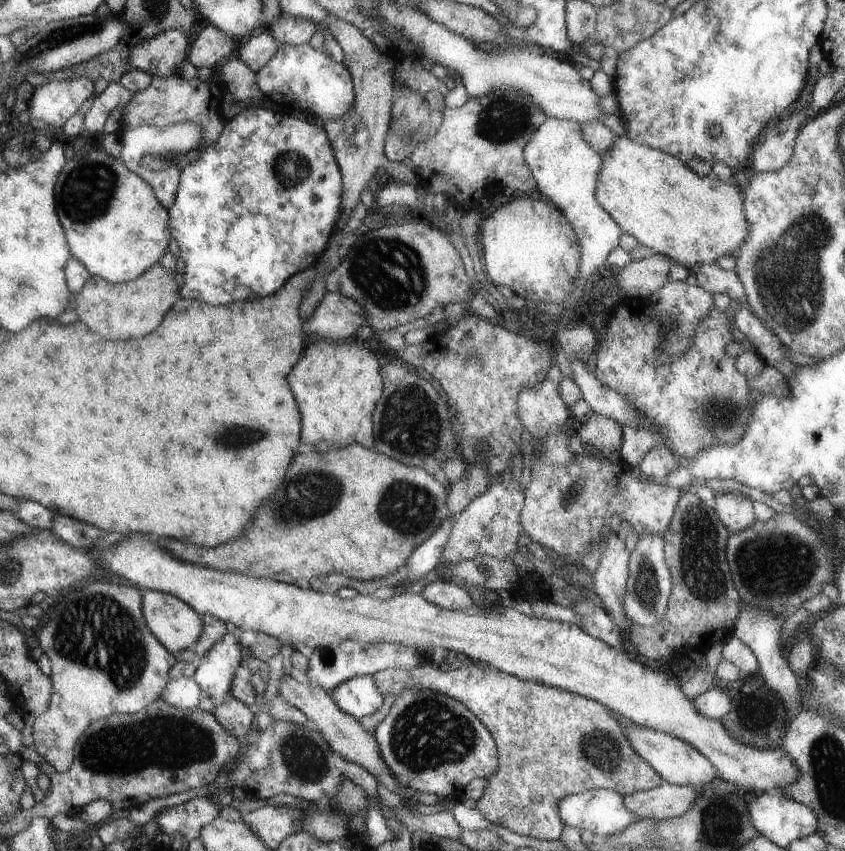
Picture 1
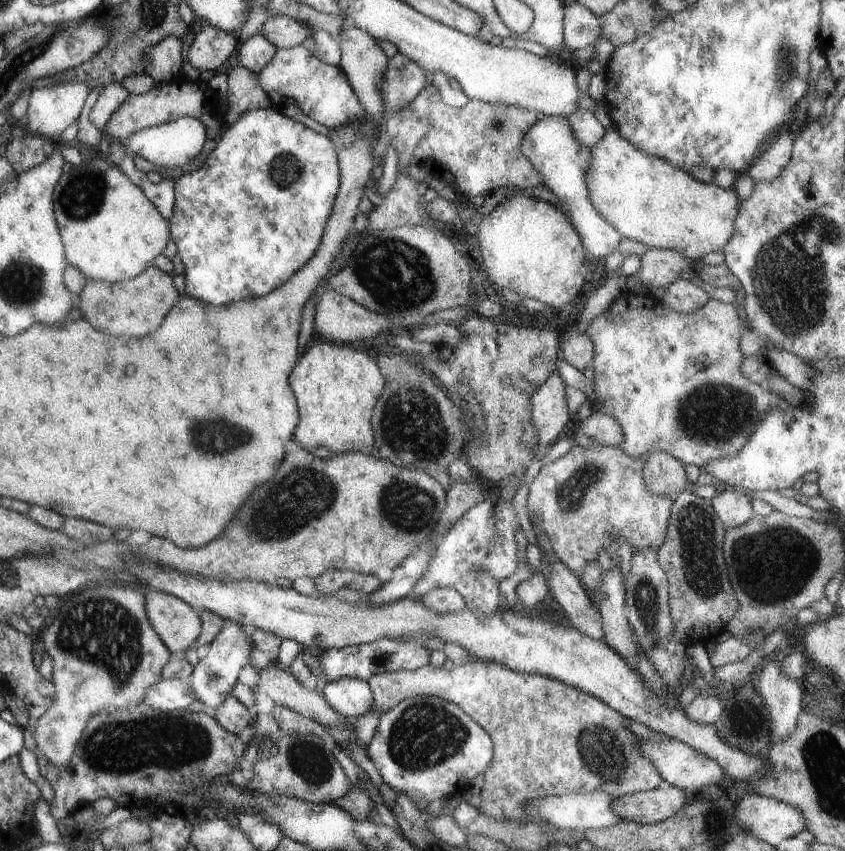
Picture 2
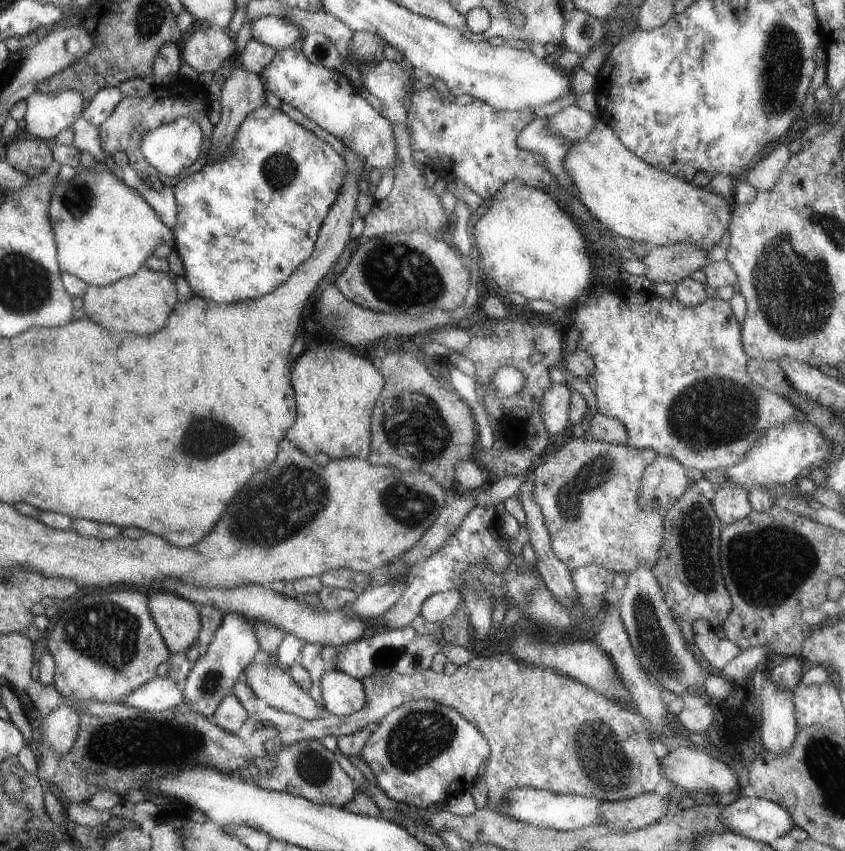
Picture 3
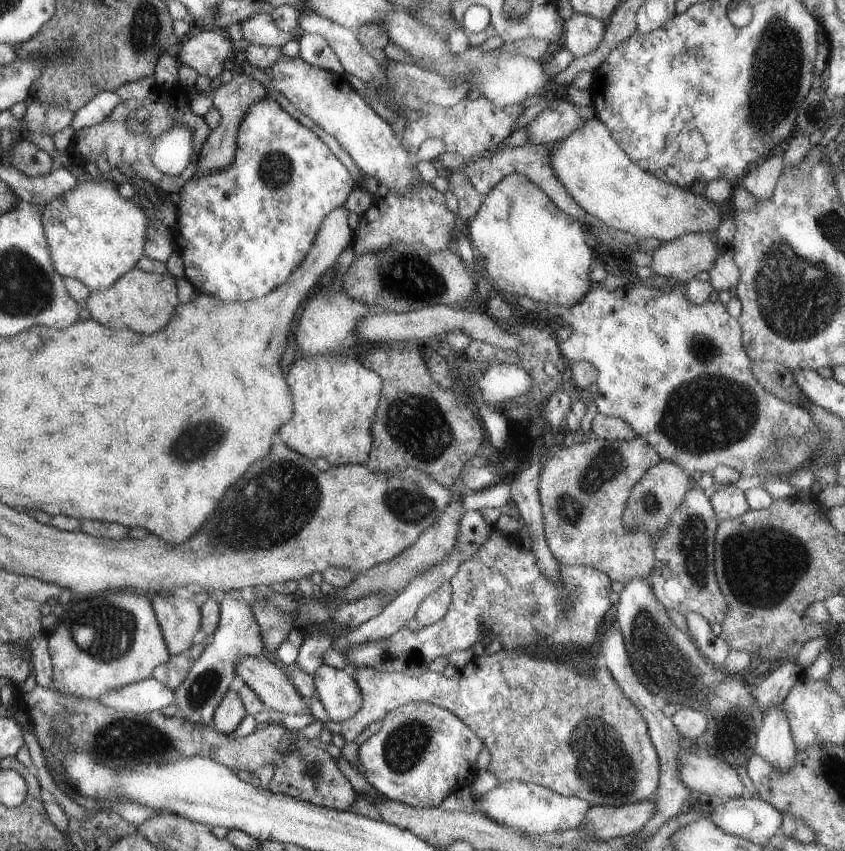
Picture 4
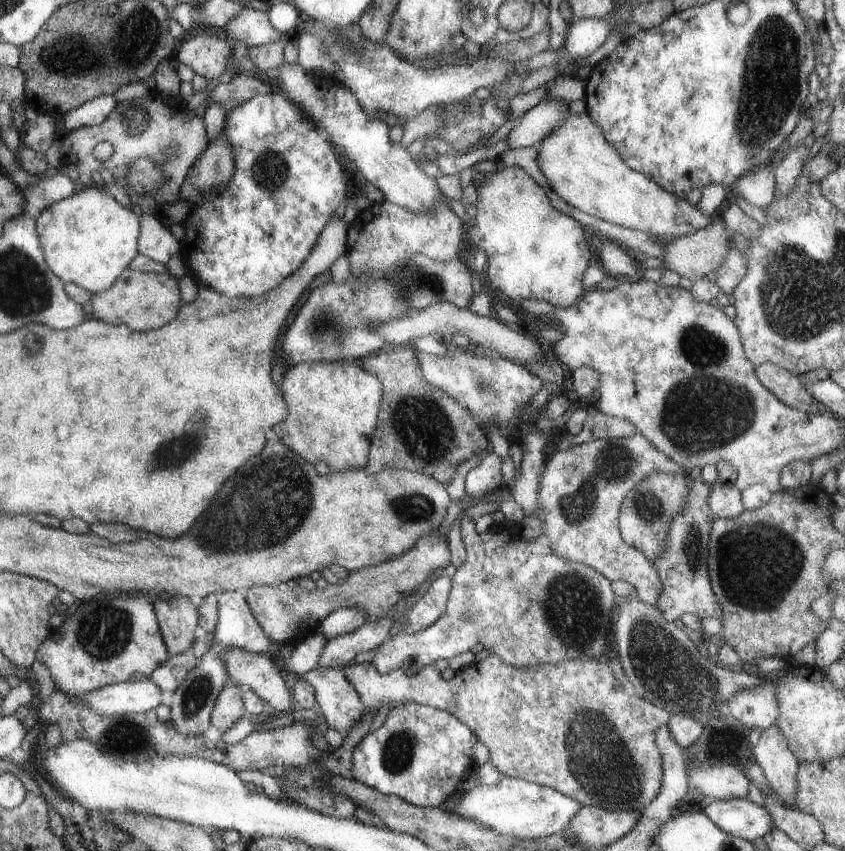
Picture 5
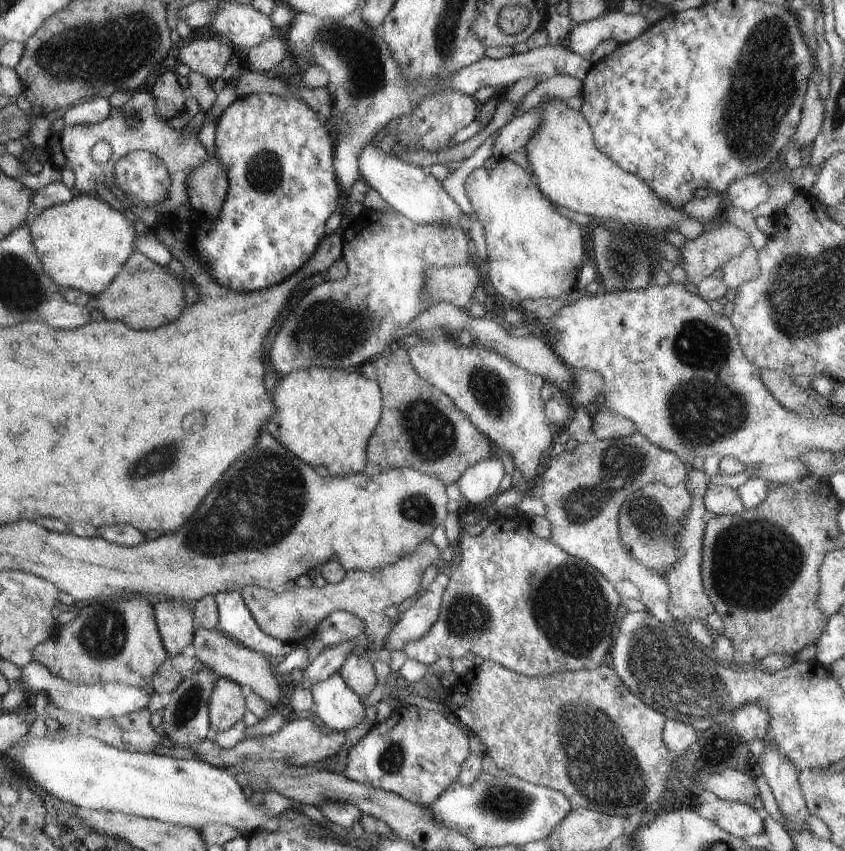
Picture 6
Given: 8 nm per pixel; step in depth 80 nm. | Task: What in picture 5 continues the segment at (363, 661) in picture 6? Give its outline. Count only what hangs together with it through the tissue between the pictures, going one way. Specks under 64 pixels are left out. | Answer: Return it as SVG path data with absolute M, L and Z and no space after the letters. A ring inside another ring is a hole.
M488 654L484 660L458 670L447 681L433 665L425 665L413 676L403 669L379 674L367 662L347 663L341 669L358 694L364 714L373 706L380 708L387 705L391 708L404 700L450 712L473 733L475 739L485 745L488 761L501 776L537 783L575 799L580 805L608 811L641 810L659 792L662 758L655 746L654 734L659 726L666 724L671 714L631 692L624 681L613 674L612 666L602 661L571 660L512 667L501 662L498 656Z

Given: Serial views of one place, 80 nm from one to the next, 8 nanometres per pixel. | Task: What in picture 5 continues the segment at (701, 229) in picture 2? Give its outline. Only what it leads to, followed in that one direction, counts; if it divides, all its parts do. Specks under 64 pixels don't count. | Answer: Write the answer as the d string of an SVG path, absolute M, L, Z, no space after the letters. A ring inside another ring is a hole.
M567 113L566 117L548 135L537 144L537 162L544 179L551 190L569 206L579 212L607 221L608 223L644 232L653 238L657 236L683 236L702 229L711 222L709 215L703 214L697 207L690 205L685 199L664 191L658 184L641 173L635 172L619 158L619 155L607 144L598 126L587 116L587 113L574 115Z

